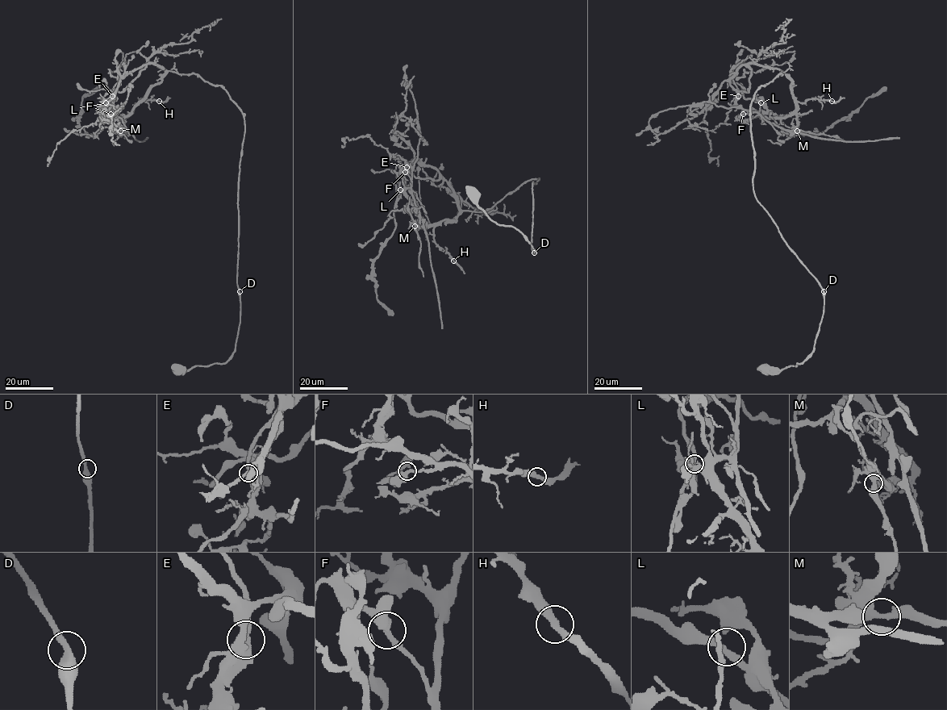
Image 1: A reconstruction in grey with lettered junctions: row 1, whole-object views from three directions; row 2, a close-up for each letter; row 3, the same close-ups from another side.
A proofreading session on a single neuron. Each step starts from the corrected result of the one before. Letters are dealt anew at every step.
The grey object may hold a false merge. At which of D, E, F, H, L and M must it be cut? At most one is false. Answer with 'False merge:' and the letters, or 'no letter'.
False merge: E

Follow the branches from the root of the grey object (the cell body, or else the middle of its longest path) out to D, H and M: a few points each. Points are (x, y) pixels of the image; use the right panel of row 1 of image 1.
D: (765, 371), (778, 373), (790, 365), (795, 365), (812, 352), (823, 314), (823, 291)
H: (765, 371), (795, 365), (812, 352), (823, 290), (755, 197), (750, 102), (782, 71), (798, 102), (832, 101)
M: (765, 371), (806, 358), (823, 310), (819, 283), (753, 190), (750, 102), (782, 71), (791, 81), (797, 131)

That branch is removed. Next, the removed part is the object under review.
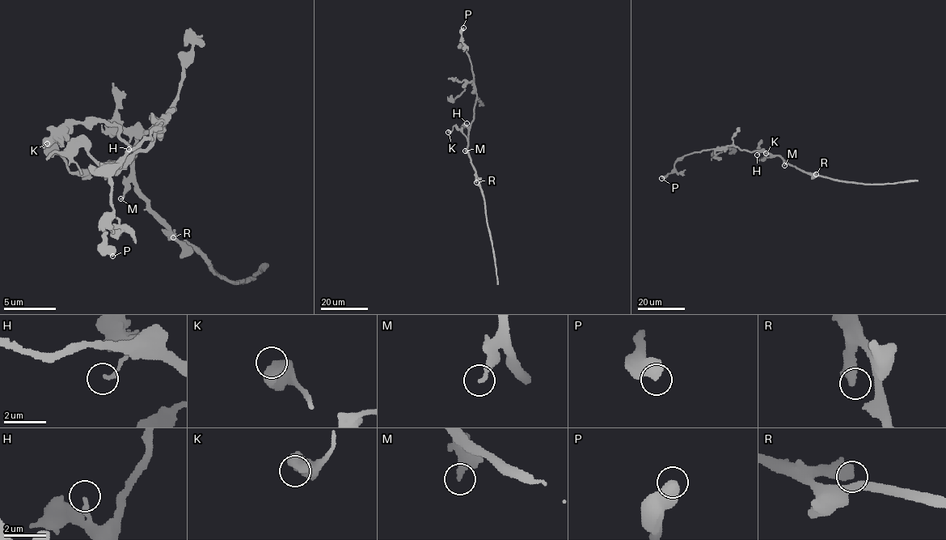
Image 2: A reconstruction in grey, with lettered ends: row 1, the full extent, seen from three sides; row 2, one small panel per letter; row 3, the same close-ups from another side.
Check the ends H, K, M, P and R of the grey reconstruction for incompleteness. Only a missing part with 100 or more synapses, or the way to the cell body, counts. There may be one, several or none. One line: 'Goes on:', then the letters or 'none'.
Goes on: none

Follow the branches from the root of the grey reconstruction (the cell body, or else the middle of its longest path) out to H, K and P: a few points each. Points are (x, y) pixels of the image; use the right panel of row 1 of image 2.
H: (784, 160), (779, 156), (763, 152), (757, 155)
K: (784, 160), (779, 156), (759, 159), (766, 153)
P: (784, 160), (779, 156), (763, 152), (740, 150), (727, 146), (680, 157), (674, 169), (661, 178)

